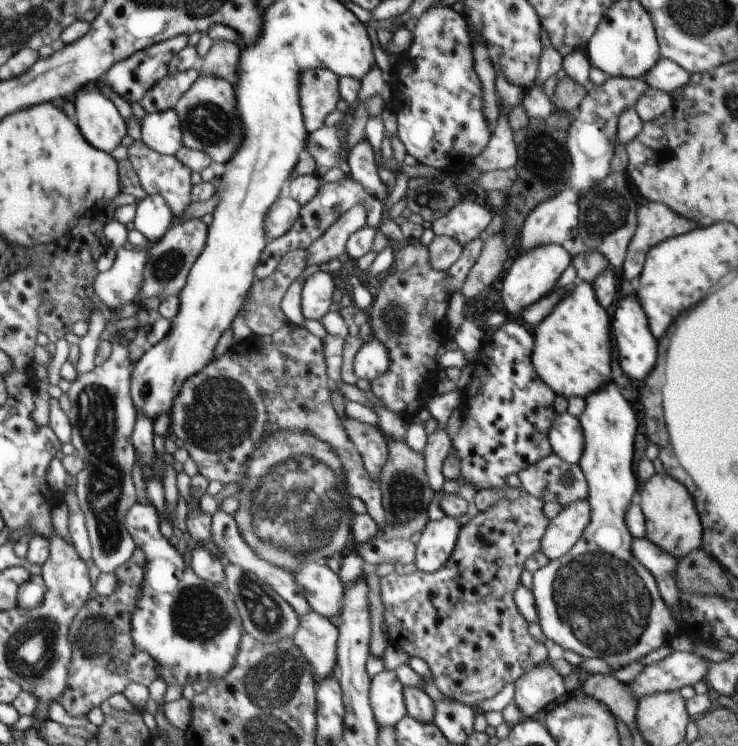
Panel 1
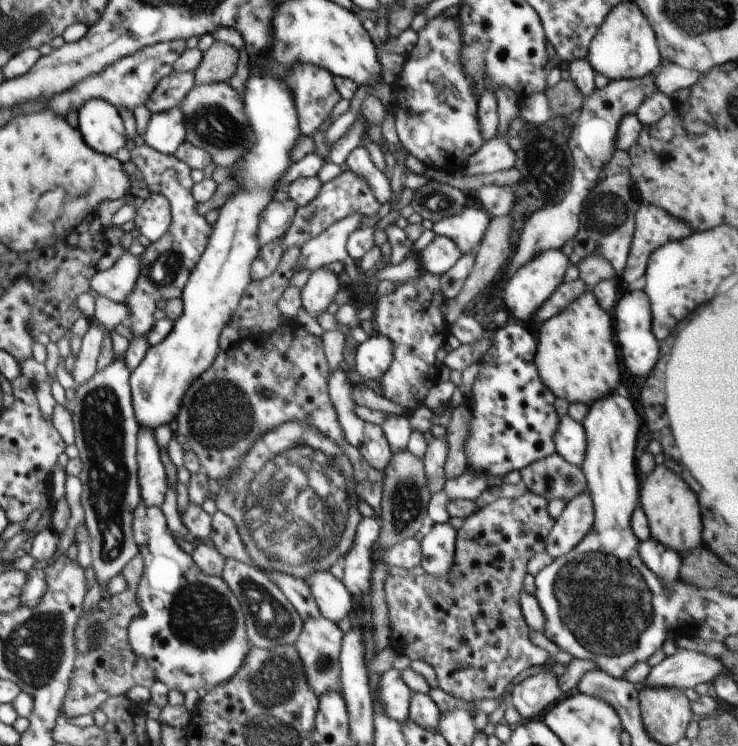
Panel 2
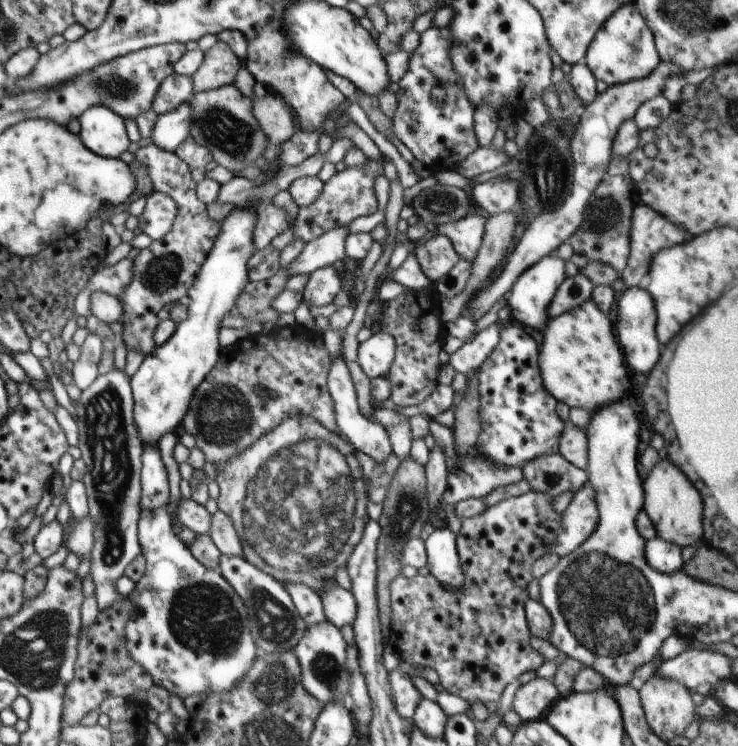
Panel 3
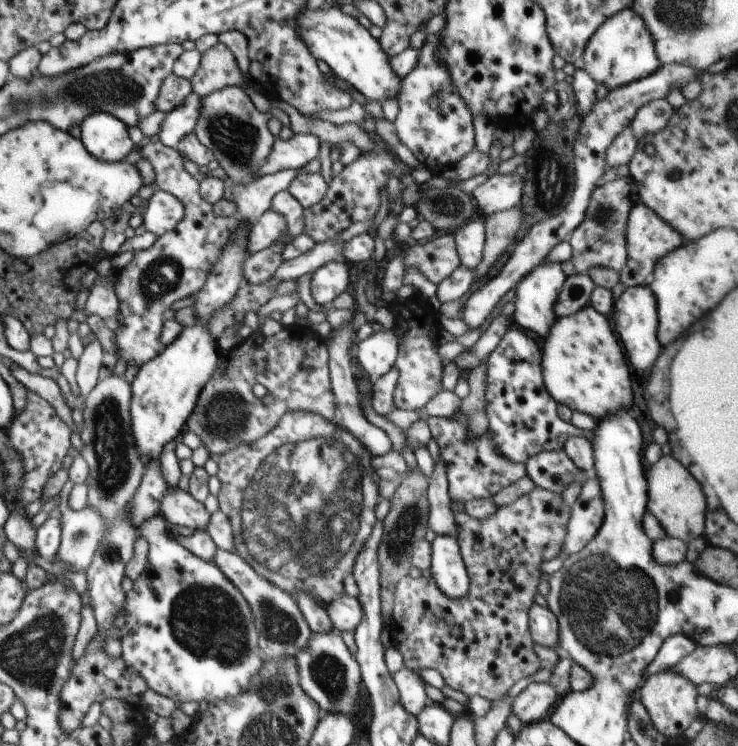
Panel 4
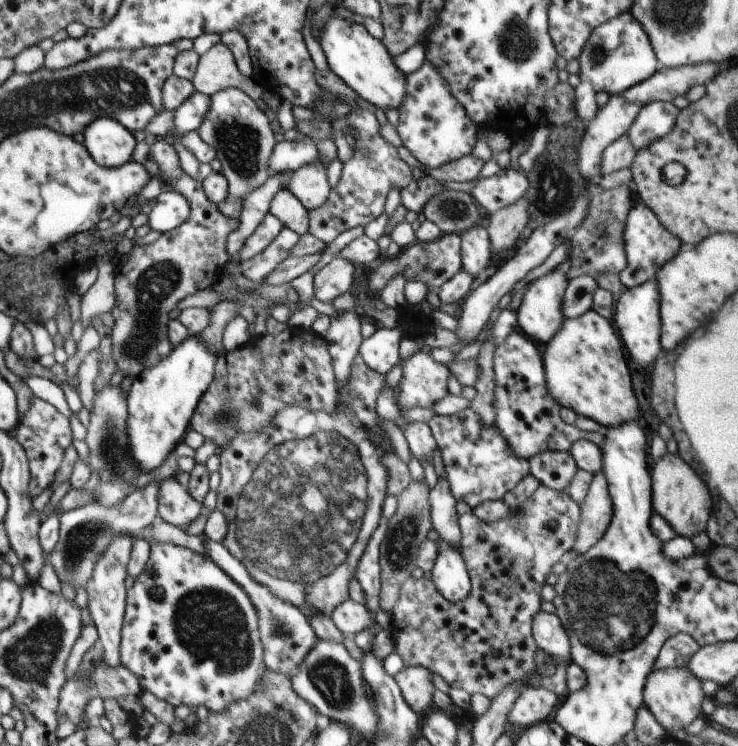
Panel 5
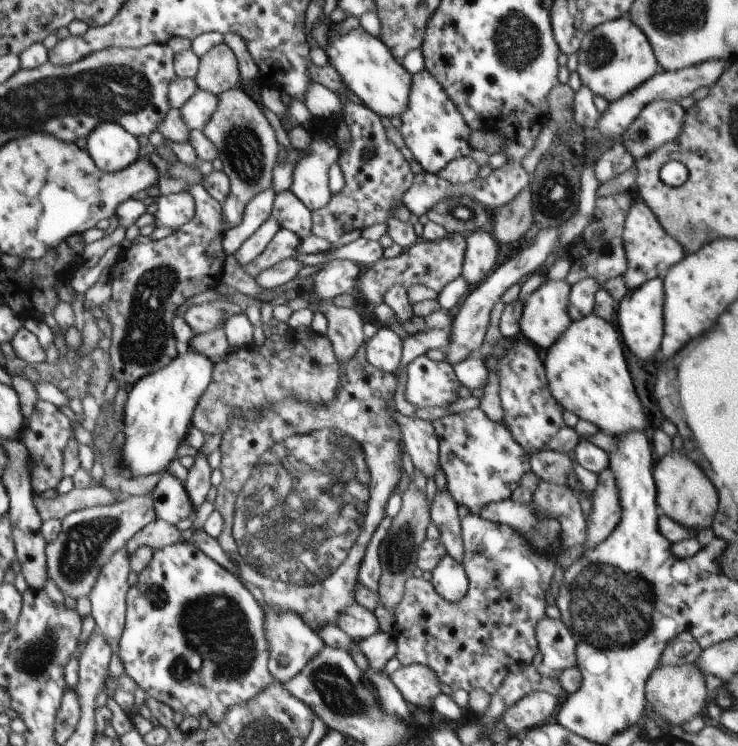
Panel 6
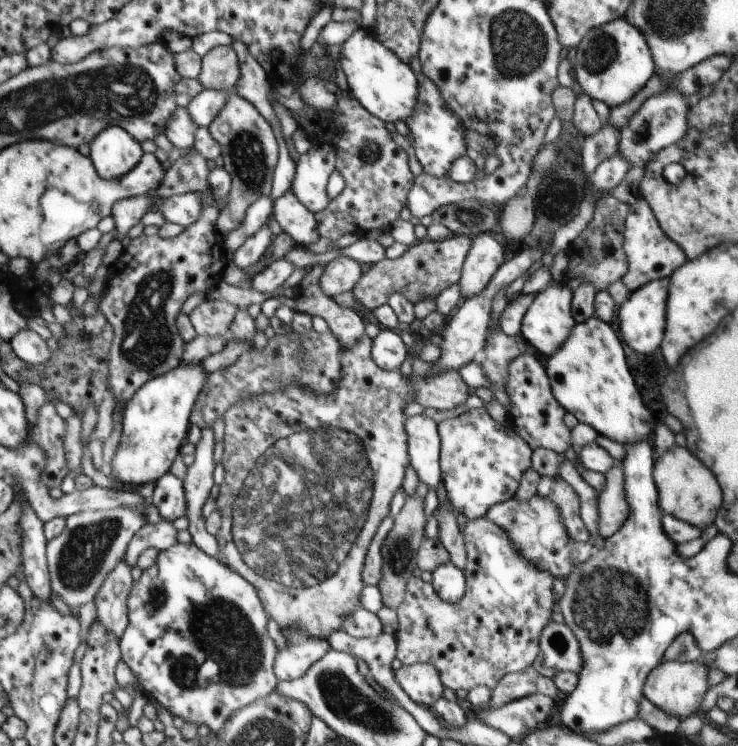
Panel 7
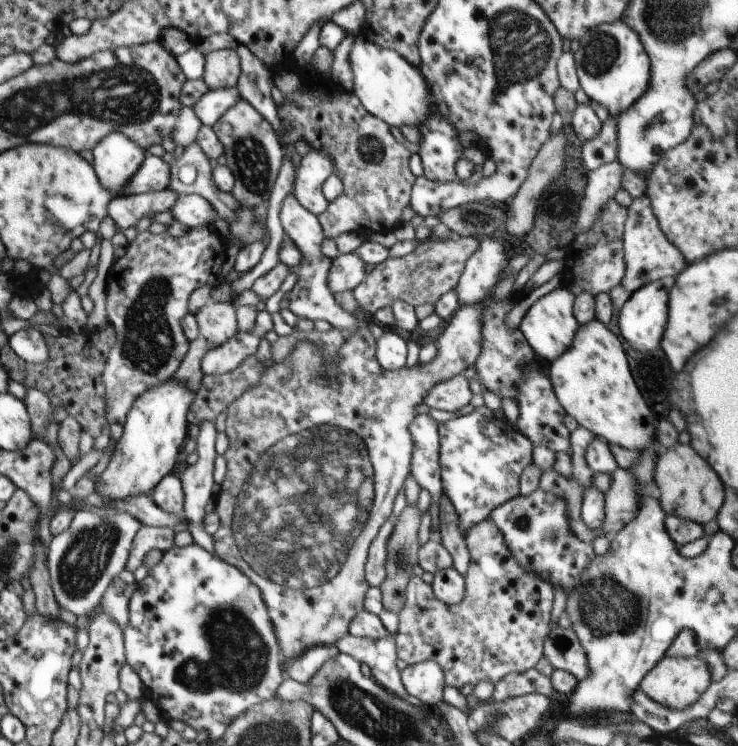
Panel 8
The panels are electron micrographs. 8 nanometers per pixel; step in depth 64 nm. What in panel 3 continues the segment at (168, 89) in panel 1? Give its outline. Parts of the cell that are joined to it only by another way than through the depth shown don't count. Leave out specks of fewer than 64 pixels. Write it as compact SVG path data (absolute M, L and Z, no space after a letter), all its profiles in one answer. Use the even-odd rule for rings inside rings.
M176 72L169 74L161 83L152 103L152 110L159 115L174 110L191 98L194 87L191 77Z

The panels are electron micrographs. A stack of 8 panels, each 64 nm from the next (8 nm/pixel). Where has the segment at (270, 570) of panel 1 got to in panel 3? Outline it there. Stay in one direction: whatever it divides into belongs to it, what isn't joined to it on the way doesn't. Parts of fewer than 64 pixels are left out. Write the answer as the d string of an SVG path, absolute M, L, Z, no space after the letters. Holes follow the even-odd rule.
M218 510L211 515L210 538L224 557L243 557L242 545L232 519ZM294 577L287 583L285 589L292 597L296 610L309 625L317 625L327 620L323 611L323 602L320 595L308 585L300 583Z

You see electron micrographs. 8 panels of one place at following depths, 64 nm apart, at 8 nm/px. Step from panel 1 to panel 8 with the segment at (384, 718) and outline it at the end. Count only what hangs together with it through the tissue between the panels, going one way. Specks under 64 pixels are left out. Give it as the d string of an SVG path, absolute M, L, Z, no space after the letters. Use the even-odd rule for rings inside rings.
M434 661L408 665L401 672L404 688L424 708L434 709L444 702L443 690L447 685L442 667Z

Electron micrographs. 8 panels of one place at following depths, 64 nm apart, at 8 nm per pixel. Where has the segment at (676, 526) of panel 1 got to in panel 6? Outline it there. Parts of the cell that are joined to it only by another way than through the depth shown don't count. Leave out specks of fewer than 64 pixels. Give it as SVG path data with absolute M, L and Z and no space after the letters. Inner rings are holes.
M672 450L663 457L656 458L654 463L653 477L660 514L696 532L711 526L719 505L719 498L716 488L702 472L702 468L696 462L692 462L684 452L678 450Z

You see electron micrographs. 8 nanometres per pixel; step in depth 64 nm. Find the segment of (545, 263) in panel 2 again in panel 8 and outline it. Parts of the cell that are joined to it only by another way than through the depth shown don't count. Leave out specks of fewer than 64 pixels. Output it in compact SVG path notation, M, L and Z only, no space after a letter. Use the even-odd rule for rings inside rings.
M563 287L552 290L542 296L522 318L519 330L524 334L536 357L543 358L545 364L564 354L574 340L574 334L579 326L573 314L574 298L575 296Z

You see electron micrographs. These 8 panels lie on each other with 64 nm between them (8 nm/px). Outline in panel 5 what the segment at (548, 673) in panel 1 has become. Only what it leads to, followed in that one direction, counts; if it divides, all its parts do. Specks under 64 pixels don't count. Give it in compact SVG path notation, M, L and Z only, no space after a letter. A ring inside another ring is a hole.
M528 687L509 712L508 724L526 730L529 726L548 720L556 708L558 697L544 687Z

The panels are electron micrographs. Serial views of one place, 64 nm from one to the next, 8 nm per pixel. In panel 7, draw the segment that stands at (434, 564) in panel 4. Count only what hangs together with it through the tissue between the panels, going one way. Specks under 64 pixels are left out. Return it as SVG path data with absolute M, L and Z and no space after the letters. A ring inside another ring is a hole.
M451 560L439 566L432 573L432 576L432 586L442 600L455 603L464 596L465 574L459 568L456 568Z

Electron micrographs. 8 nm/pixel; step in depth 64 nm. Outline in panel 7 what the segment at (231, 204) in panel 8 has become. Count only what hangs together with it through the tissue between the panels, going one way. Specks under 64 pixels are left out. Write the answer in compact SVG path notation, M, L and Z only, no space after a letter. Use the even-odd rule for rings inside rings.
M192 148L186 155L182 155L164 173L162 184L156 193L162 199L172 195L186 193L199 193L215 201L220 211L226 206L226 202L211 191L209 183L209 170L206 159L202 153Z

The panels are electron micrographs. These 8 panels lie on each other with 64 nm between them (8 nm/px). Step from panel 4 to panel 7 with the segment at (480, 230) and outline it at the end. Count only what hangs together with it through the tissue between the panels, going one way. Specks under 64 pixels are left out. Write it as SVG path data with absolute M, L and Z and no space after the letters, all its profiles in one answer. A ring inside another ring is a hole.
M490 234L472 237L458 284L464 300L475 297L504 264L504 247Z

